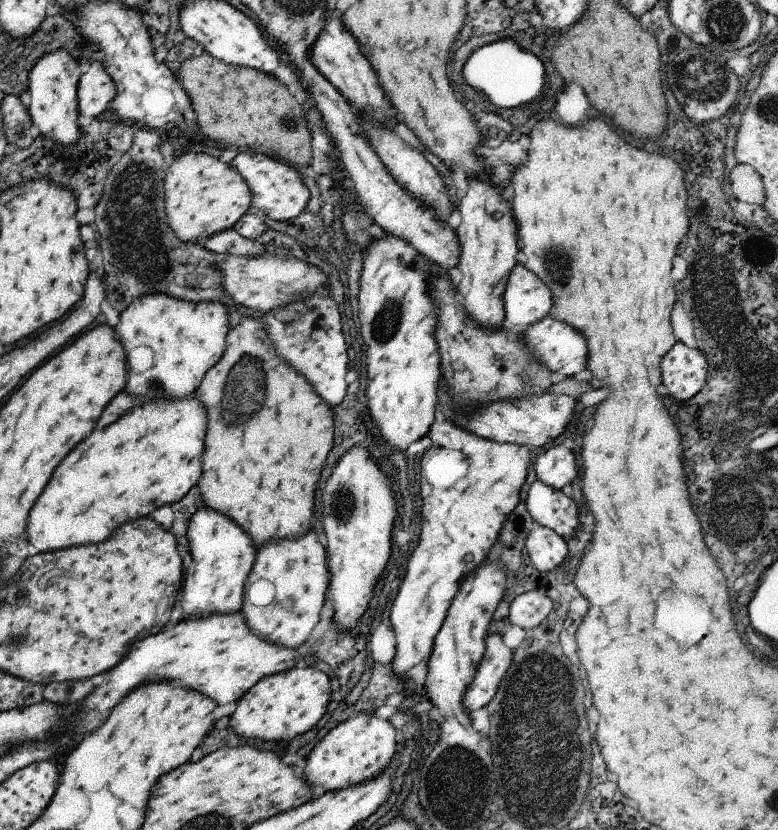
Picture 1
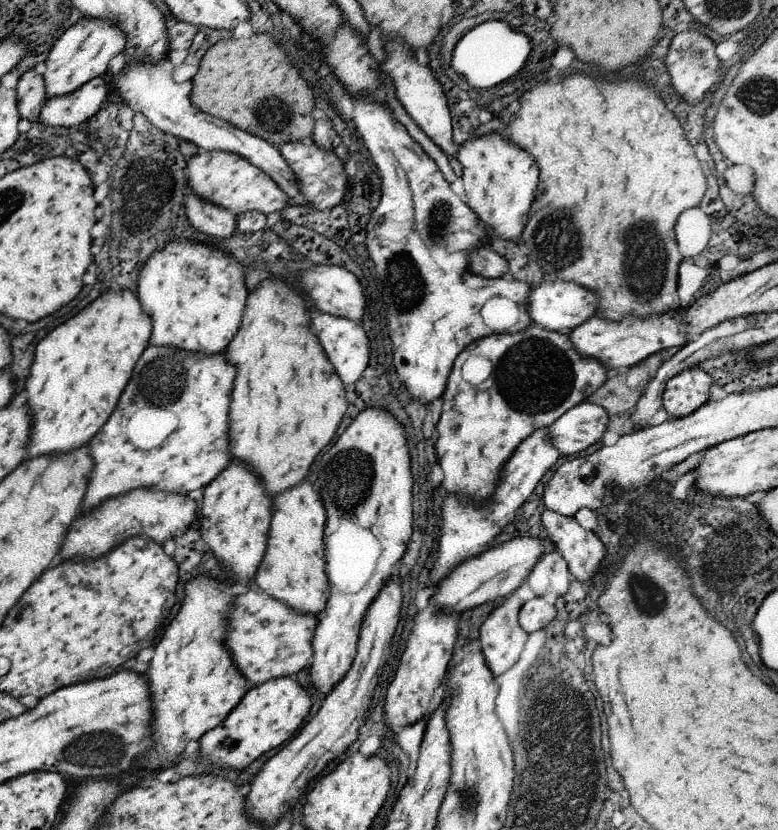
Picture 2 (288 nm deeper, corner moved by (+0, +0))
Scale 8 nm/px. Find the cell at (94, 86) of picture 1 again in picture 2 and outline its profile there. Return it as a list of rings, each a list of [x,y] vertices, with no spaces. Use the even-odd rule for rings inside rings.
[[[93,78],[69,96],[49,98],[41,108],[41,124],[51,128],[77,128],[91,120],[103,106],[109,80]]]

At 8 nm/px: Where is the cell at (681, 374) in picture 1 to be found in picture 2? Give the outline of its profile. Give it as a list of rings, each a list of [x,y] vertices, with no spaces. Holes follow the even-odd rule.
[[[699,366],[673,376],[661,394],[661,404],[673,420],[691,416],[707,402],[709,386],[715,384]]]

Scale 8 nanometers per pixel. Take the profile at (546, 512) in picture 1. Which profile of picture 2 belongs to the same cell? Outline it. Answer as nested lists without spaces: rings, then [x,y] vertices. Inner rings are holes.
[[[545,510],[541,514],[541,522],[547,532],[547,540],[553,542],[555,550],[565,558],[575,580],[591,580],[605,556],[605,548],[597,536],[581,528],[575,518],[567,518],[557,512]]]

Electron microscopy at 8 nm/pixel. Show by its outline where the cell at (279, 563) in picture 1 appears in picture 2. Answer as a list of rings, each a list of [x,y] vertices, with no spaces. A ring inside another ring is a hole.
[[[301,482],[289,492],[281,492],[281,496],[275,496],[267,550],[259,564],[261,568],[257,566],[257,576],[253,576],[253,582],[259,590],[279,602],[285,602],[289,608],[311,616],[321,616],[329,598],[329,582],[327,574],[323,572],[325,516],[327,512],[321,496],[319,492],[313,492],[313,484],[309,482]]]

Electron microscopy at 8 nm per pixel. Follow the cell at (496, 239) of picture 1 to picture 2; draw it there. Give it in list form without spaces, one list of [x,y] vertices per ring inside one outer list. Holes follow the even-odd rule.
[[[485,134],[469,138],[461,144],[461,152],[457,152],[457,160],[463,168],[463,188],[467,194],[469,208],[477,214],[477,218],[493,232],[495,238],[509,240],[517,238],[529,220],[533,200],[537,198],[537,180],[541,176],[537,162],[529,152],[521,146],[503,140],[501,134]]]

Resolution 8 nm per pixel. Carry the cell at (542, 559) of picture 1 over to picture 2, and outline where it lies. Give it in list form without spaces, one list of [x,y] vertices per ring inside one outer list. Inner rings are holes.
[[[551,550],[537,562],[537,566],[525,582],[531,588],[533,596],[541,598],[549,592],[553,592],[555,596],[563,596],[571,580],[575,580],[575,576],[569,572],[565,558],[557,550]]]

